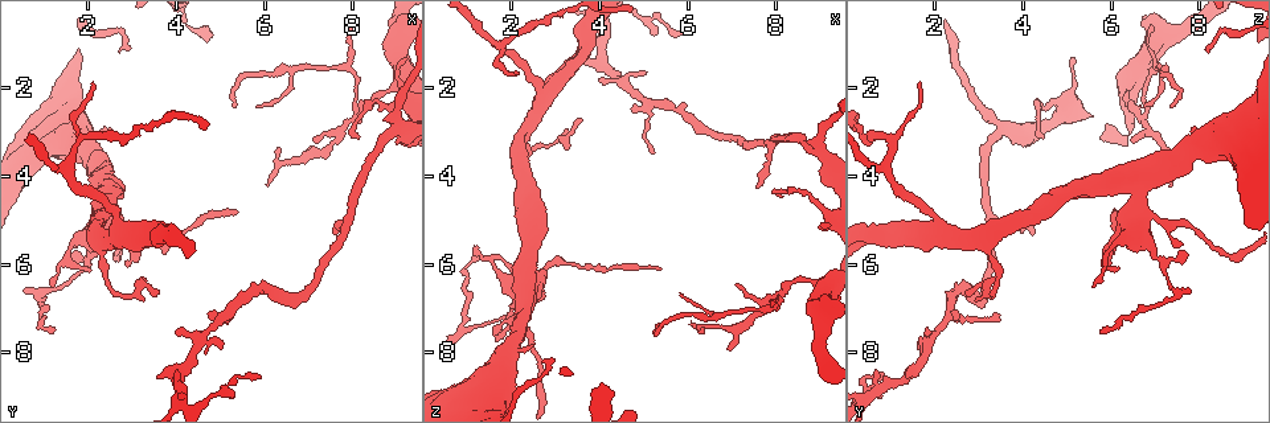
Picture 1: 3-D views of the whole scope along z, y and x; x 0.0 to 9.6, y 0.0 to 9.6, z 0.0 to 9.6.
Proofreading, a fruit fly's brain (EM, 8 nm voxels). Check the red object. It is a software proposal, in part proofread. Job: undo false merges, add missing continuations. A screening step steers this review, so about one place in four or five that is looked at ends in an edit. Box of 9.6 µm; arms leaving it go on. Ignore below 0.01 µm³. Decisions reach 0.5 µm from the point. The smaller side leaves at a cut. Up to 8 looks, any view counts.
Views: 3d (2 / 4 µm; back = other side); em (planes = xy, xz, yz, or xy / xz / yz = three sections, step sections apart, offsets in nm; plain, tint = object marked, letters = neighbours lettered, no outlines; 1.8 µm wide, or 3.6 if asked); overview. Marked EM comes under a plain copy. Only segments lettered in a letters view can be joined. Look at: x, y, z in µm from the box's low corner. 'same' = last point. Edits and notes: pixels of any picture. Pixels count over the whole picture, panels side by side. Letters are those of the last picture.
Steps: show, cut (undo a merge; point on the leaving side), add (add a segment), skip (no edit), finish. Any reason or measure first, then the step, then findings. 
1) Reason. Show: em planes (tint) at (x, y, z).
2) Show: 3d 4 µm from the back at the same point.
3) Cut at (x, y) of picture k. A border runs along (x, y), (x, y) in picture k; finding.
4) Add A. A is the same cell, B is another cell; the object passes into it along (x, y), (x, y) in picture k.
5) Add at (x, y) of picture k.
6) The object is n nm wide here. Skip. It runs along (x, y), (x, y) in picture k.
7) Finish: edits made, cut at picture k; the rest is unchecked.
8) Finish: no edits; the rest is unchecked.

Thin end. Show: em xy step 4 (letters) at (5.20, 9.10, 0.85).

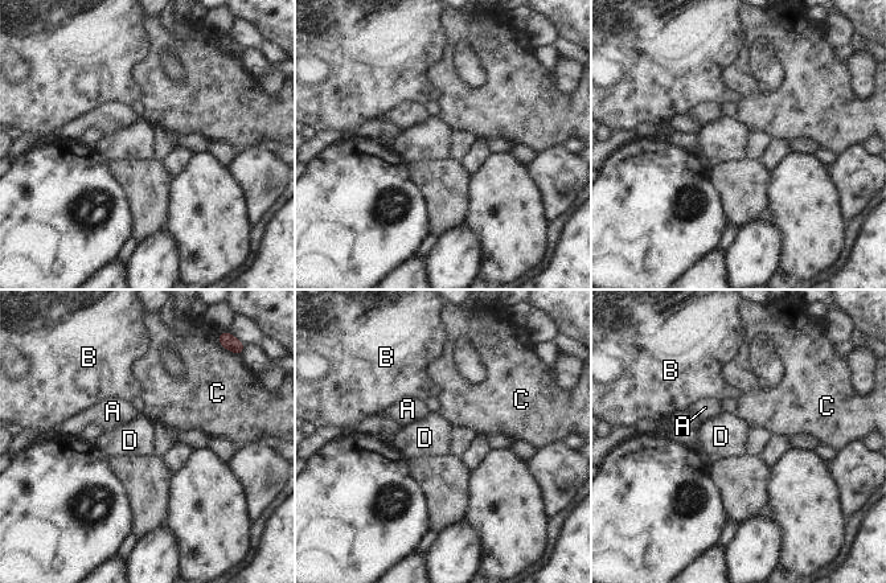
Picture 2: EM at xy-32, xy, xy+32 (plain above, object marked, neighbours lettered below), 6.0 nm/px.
Show: em planes (letters) at the same point.

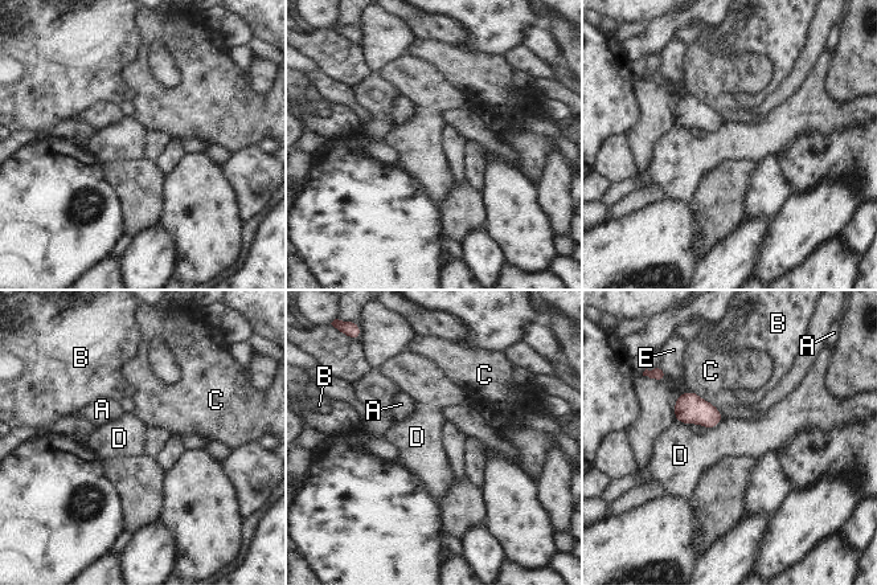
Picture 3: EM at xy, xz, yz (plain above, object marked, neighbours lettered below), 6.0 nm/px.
The object is 90 nm wide here. Skip. A, B, C, D and E are other cells; a border runs along (722, 417), (716, 425), (707, 429) in picture 3; no lettered segment goes on from it.

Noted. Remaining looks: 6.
Stops while still wide. Show: 3d 2 µm at (2.60, 4.50, 4.45).

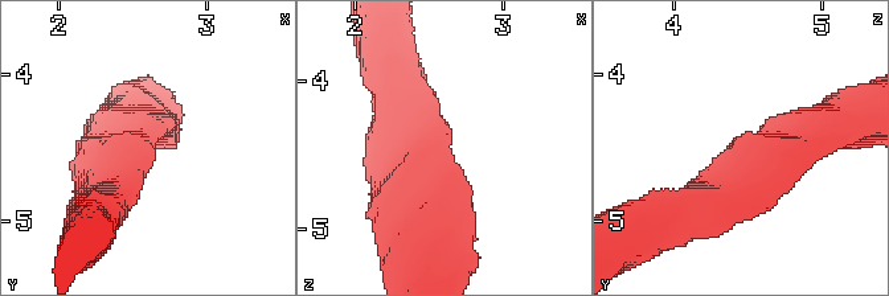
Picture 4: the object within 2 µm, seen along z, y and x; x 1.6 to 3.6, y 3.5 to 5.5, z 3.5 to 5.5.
Need the tissue. Show: em xy step 4 (letters) at (2.68, 4.54, 4.38).

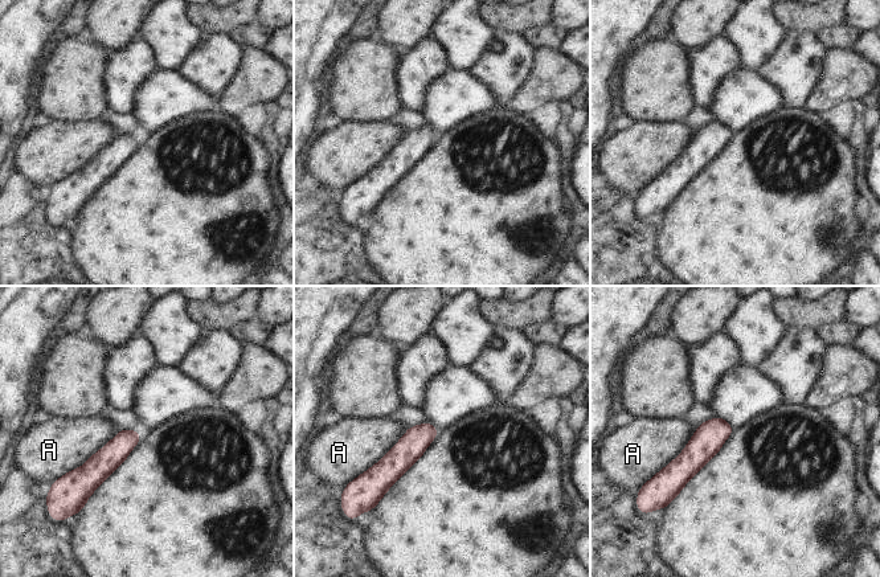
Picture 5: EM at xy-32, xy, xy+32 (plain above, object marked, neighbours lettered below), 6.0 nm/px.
Cut it another way. Show: em planes (letters) at the same point.

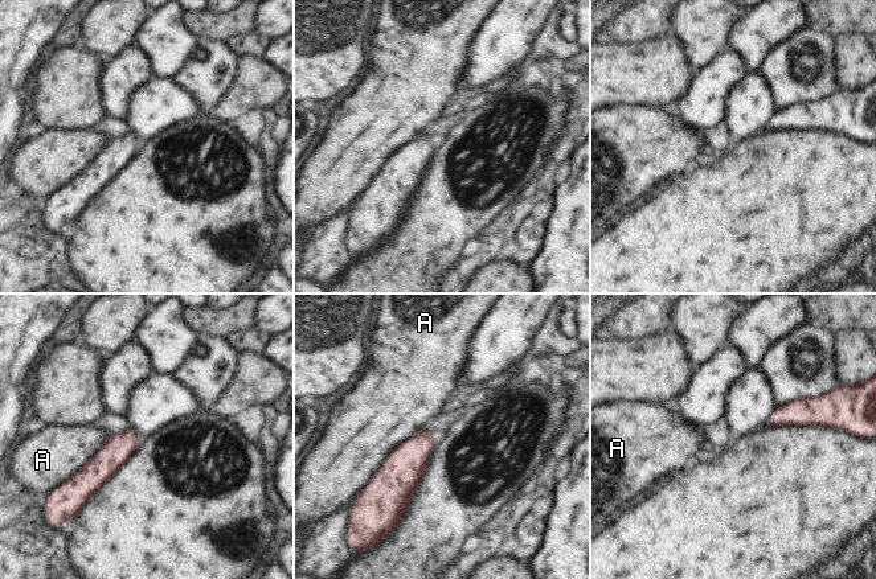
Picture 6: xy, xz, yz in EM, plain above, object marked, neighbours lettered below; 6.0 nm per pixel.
The longest contact is with A, 500 nm. Skip. A is another cell; it runs along (132, 434), (89, 480), (85, 492) in picture 6; none of them fits.

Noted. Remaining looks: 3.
A narrow waist. Show: em planes (letters) at (2.85, 5.45, 6.05).

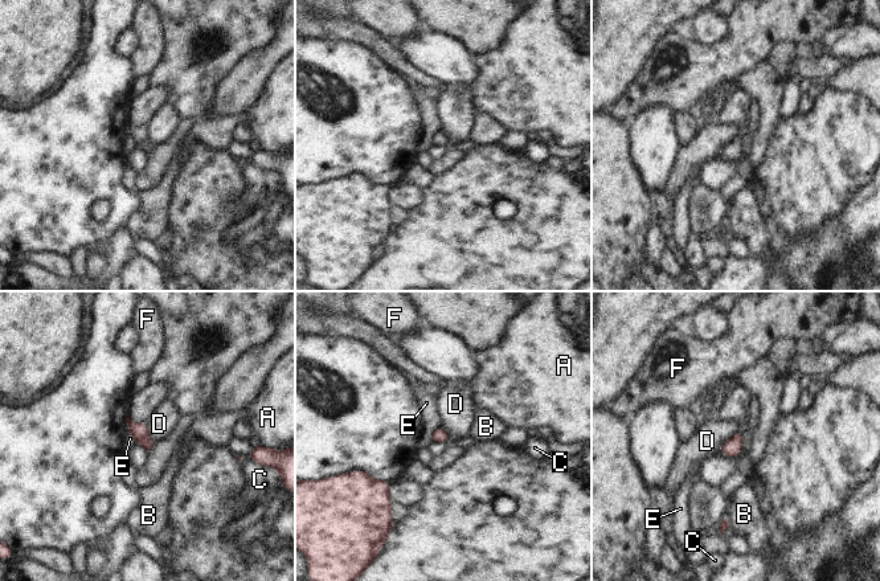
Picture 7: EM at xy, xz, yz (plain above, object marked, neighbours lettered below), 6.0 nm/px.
The object is 90 nm wide here. Skip. A, B, C, D, E and F are other cells; a border runs along (744, 433), (736, 432), (720, 451) in picture 7; one cell here.

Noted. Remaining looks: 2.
Finish: no edits; the rest is unchecked.

